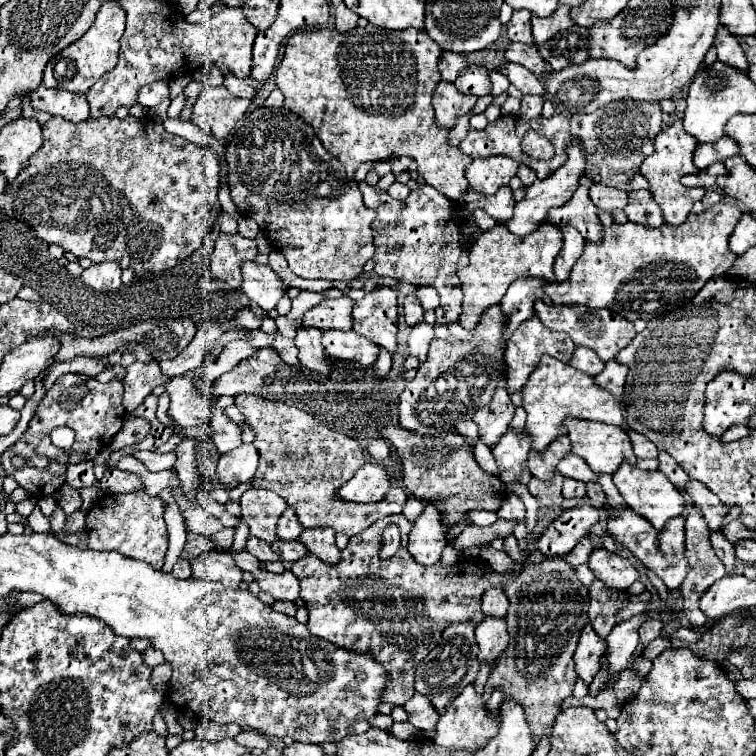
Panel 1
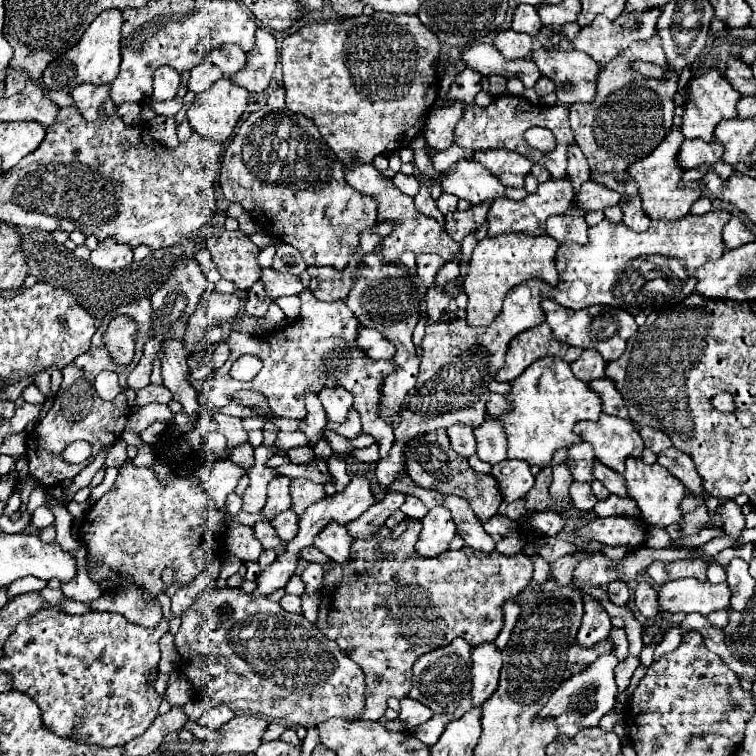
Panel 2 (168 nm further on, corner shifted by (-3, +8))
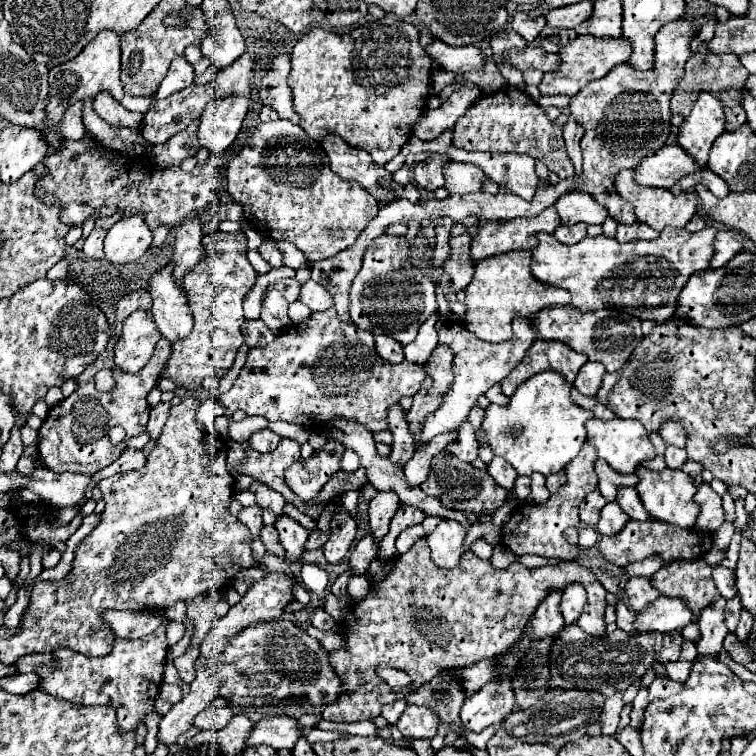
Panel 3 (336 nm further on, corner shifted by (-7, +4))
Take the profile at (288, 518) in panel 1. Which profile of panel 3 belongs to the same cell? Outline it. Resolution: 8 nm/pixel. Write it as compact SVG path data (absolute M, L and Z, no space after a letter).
M280 516L274 526L280 534L280 544L286 550L286 558L292 562L300 560L300 556L304 552L304 544L308 540L308 530L300 522L296 522L288 516Z

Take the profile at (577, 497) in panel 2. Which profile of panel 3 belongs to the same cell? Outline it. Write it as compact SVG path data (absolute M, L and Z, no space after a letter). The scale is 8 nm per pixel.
M598 490L586 494L584 500L582 500L582 504L580 504L580 520L582 520L582 524L596 526L596 522L598 522L598 518L600 518L600 510L602 510L602 506L604 506L606 502L608 502L608 500L606 500Z

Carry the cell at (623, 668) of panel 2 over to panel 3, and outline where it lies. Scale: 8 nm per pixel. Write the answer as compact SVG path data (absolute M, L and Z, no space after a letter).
M616 692L614 696L606 698L606 704L604 704L604 710L600 714L600 724L602 724L602 734L614 734L618 724L620 724L620 710L624 706L622 702L622 696L624 692Z

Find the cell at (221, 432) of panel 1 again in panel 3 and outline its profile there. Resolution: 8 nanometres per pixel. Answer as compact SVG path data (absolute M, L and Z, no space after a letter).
M254 480L252 486L250 486L250 490L256 494L256 502L258 502L260 508L270 508L270 510L272 510L274 514L278 514L278 516L284 514L284 512L282 512L282 506L284 506L282 494L274 492L272 488L268 488L268 486L266 486L264 482L260 482L260 480Z

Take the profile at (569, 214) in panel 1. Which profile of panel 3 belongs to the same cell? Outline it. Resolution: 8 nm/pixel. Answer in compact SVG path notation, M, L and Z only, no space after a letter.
M570 116L568 122L564 124L564 142L566 142L566 152L576 168L576 174L582 174L582 150L580 150L580 138L582 138L582 126Z

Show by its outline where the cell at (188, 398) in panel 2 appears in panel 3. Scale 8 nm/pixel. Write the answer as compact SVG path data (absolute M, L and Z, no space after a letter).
M172 264L158 270L150 280L152 294L152 316L160 330L160 334L174 346L184 340L192 332L192 312L188 308L186 298L178 288L174 288L174 280L170 276Z

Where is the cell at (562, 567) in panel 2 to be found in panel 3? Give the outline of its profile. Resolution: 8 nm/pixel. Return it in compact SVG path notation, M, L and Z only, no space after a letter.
M550 590L542 604L536 606L534 620L532 620L532 638L542 640L546 636L554 636L564 628L564 618L560 612L560 598L562 590Z

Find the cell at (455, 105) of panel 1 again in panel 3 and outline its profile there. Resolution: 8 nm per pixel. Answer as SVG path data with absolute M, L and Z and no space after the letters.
M434 152L430 154L428 160L418 162L418 166L414 168L414 178L418 182L420 188L426 188L430 192L438 190L444 186L444 168L452 162L452 158L448 158L442 152Z

